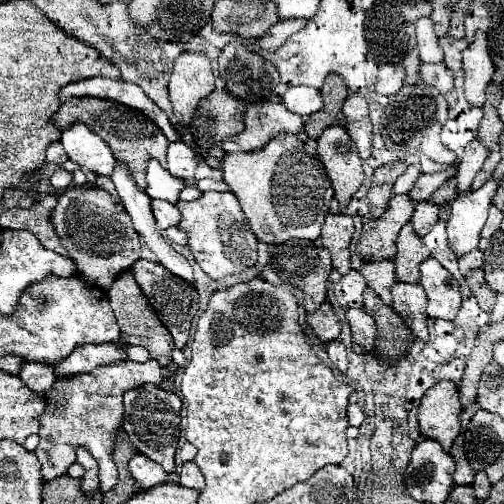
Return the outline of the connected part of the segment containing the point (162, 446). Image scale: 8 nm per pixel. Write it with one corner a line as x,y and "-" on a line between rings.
152,383
124,393
124,421
122,427
130,437
130,443
166,471
174,471
174,451
180,437
180,407
178,395
164,391

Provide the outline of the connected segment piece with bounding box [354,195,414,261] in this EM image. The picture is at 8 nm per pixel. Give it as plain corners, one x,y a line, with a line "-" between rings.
392,195
388,209
378,217
378,219
370,219
360,227
358,233
358,241
356,241
356,255
362,261
382,261
382,259
392,259
396,255
396,237
400,233
400,229
410,221
414,211
414,203
410,201
408,195

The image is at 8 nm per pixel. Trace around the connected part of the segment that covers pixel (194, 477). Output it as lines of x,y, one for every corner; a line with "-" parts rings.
194,461
182,463
182,467
180,467
180,485
190,487
190,489
198,489
198,491
204,487
202,473
200,473
200,469

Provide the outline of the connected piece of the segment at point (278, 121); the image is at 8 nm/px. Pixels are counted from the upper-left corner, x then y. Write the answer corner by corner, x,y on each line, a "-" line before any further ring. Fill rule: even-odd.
252,103
246,111
246,127
240,135
230,137
222,143
226,151
248,153
264,147
280,133
298,135
302,131
302,119
296,113
286,111
282,103

